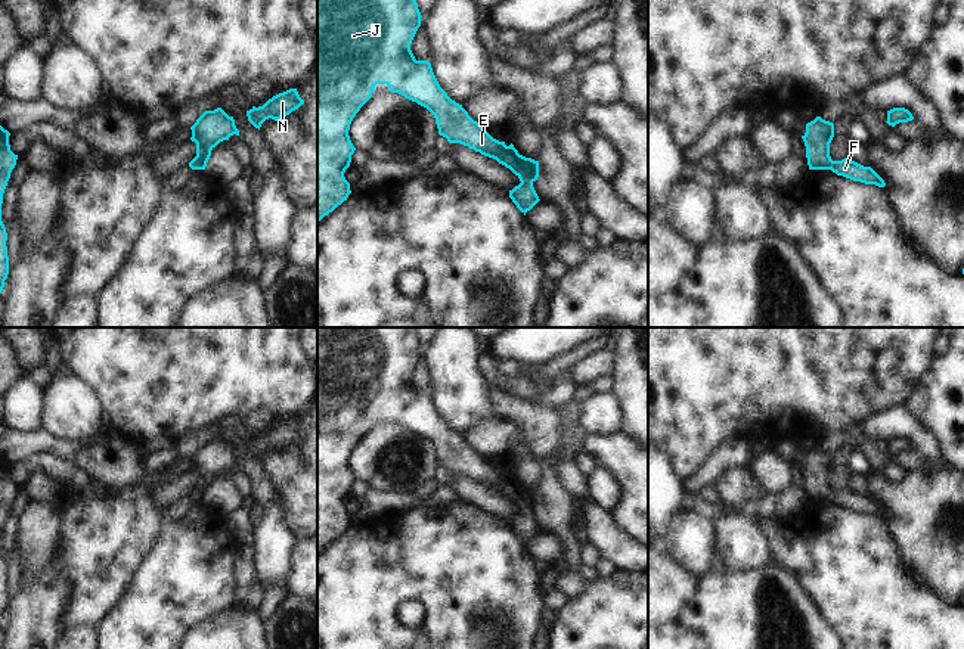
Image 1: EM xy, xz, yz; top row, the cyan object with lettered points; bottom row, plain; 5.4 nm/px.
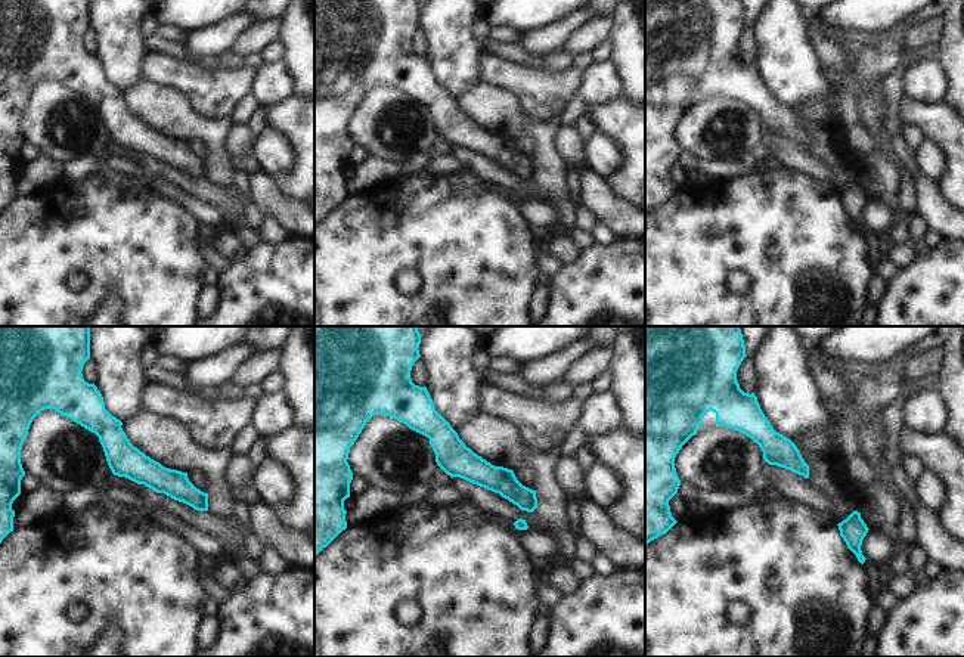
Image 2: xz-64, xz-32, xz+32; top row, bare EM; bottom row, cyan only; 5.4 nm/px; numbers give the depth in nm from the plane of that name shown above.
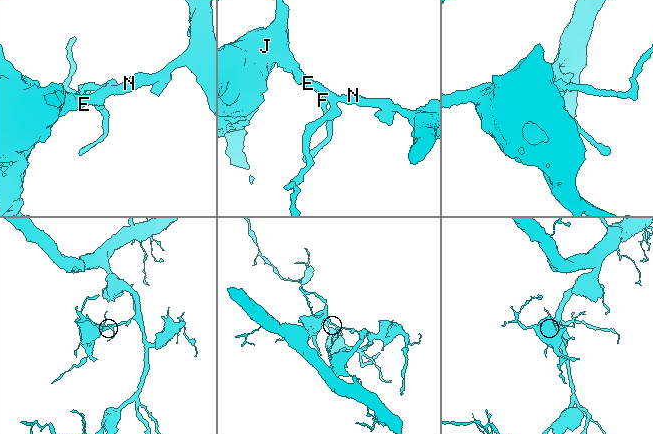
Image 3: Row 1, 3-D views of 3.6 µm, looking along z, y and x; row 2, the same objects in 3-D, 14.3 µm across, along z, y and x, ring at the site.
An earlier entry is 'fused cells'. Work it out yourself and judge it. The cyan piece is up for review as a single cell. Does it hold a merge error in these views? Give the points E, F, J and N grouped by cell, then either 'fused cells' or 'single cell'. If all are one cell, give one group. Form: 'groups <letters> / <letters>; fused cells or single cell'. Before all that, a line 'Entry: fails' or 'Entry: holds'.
Entry: fails
groups E F J N; single cell

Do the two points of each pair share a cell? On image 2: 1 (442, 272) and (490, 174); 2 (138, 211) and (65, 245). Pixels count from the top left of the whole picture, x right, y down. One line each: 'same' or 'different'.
1: different
2: same

